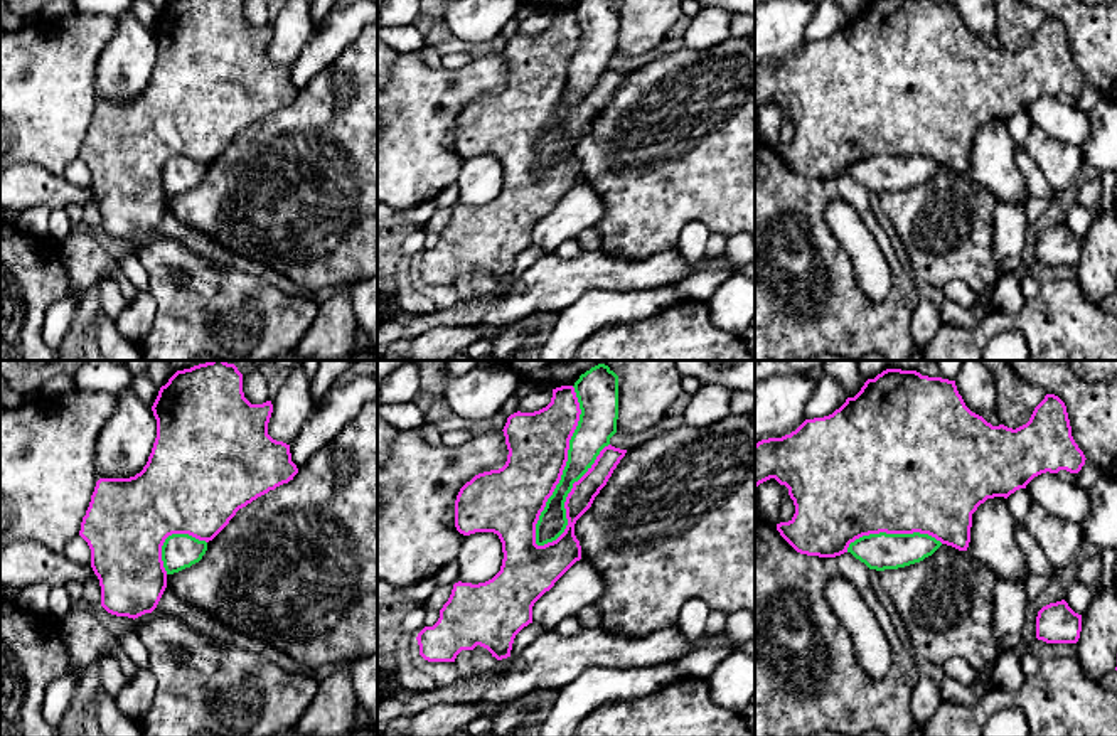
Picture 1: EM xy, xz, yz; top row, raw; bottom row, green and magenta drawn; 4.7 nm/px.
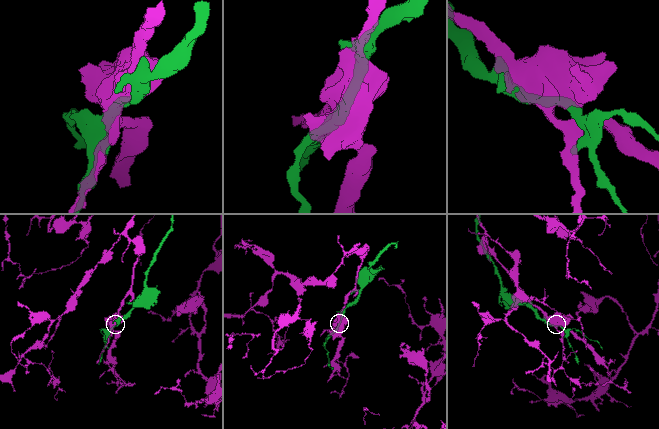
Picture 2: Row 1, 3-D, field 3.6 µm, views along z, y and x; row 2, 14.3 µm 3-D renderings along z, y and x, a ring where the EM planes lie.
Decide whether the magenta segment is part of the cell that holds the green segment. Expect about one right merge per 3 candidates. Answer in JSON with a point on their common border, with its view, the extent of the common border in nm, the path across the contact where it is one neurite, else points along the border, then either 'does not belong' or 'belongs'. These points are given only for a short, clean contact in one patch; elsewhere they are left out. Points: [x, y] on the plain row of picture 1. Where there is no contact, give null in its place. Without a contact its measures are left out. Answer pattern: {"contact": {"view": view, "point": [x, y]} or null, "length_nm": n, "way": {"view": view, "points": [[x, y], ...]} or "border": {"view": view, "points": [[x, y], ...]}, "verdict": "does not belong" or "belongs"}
{"contact": {"view": "xz", "point": [565, 90]}, "length_nm": 800, "verdict": "does not belong"}

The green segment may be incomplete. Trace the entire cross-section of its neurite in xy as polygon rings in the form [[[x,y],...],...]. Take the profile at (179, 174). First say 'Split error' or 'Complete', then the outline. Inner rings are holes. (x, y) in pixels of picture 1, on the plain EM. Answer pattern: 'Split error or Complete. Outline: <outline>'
Complete. Outline: [[[172,157],[162,168],[162,184],[167,197],[179,195],[199,185],[207,173],[207,165],[189,157]]]

